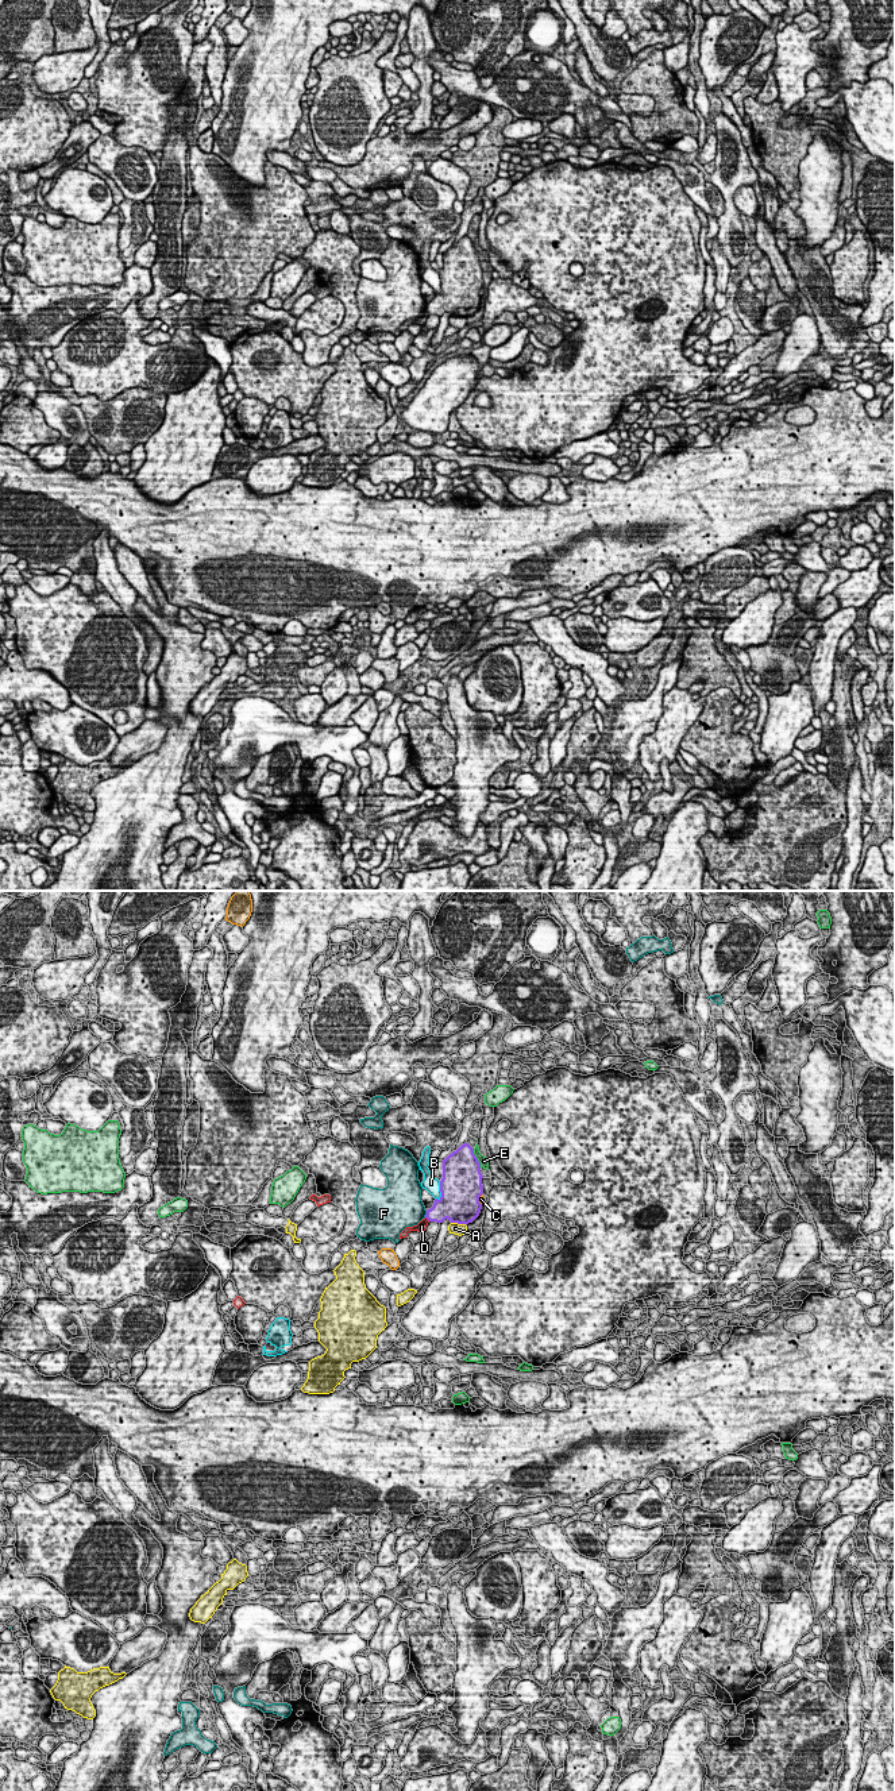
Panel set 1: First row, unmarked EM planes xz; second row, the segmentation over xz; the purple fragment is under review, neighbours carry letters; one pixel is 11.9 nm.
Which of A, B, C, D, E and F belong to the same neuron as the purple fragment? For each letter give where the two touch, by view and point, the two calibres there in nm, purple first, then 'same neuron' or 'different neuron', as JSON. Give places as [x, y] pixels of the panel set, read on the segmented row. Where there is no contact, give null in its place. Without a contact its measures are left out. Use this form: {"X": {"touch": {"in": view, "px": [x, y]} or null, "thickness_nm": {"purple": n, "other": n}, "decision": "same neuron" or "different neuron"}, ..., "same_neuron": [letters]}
{"A": {"touch": {"in": "xz", "px": [458, 1223]}, "thickness_nm": {"purple": 480, "other": 130}, "decision": "different neuron"}, "B": {"touch": {"in": "xz", "px": [440, 1191]}, "thickness_nm": {"purple": 500, "other": 180}, "decision": "different neuron"}, "C": {"touch": {"in": "xz", "px": [478, 1199]}, "thickness_nm": {"purple": 480, "other": 60}, "decision": "different neuron"}, "D": {"touch": {"in": "xz", "px": [428, 1219]}, "thickness_nm": {"purple": 260, "other": 120}, "decision": "different neuron"}, "E": {"touch": {"in": "xz", "px": [477, 1158]}, "thickness_nm": {"purple": 440, "other": 100}, "decision": "different neuron"}, "F": {"touch": {"in": "xz", "px": [427, 1214]}, "thickness_nm": {"purple": 260, "other": 420}, "decision": "different neuron"}, "same_neuron": []}

